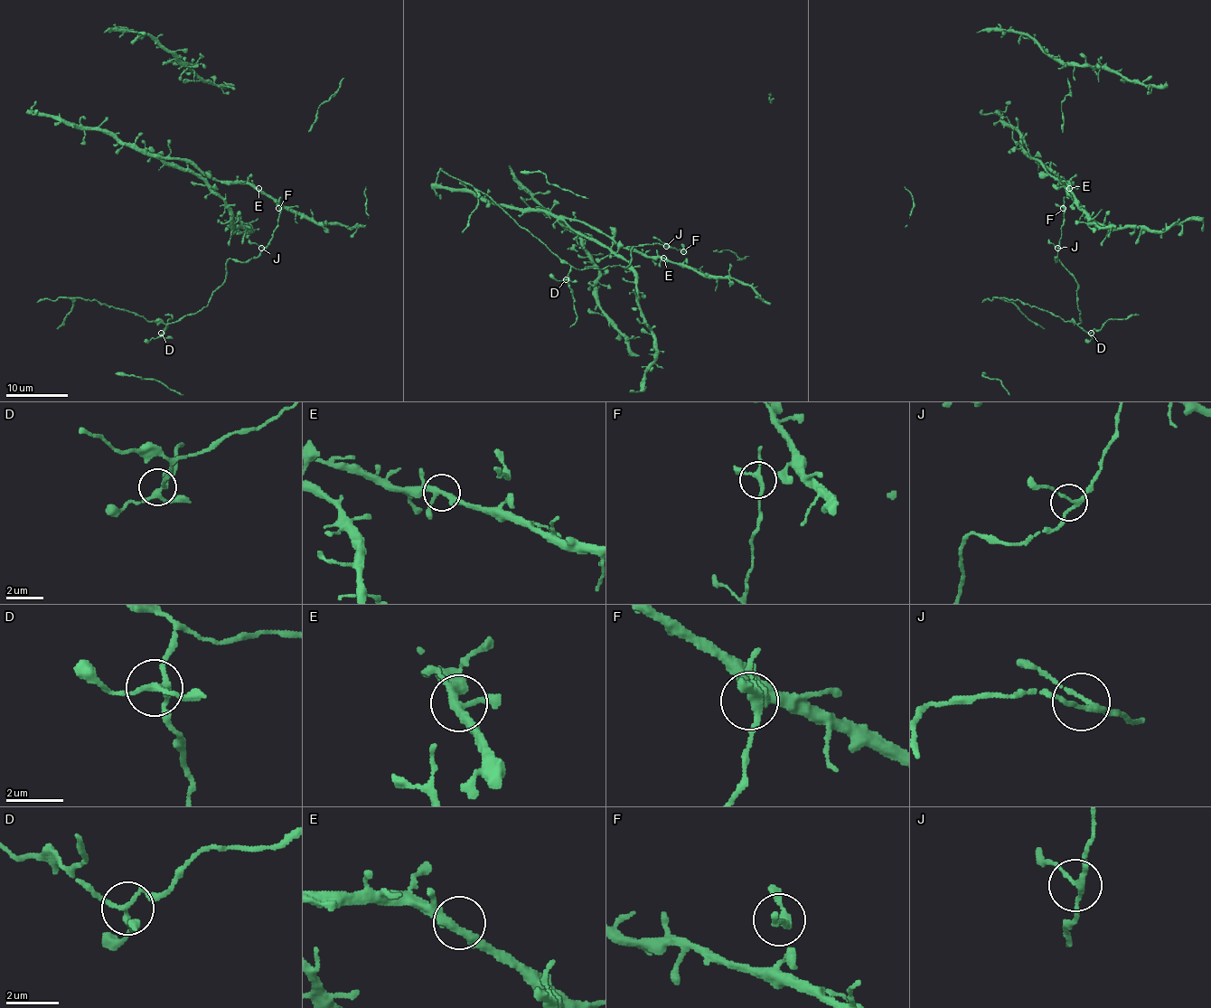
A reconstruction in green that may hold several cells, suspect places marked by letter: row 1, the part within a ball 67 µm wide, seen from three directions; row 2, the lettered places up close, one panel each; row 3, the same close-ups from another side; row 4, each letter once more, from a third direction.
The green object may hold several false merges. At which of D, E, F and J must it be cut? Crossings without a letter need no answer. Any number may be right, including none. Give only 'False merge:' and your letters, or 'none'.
False merge: none

